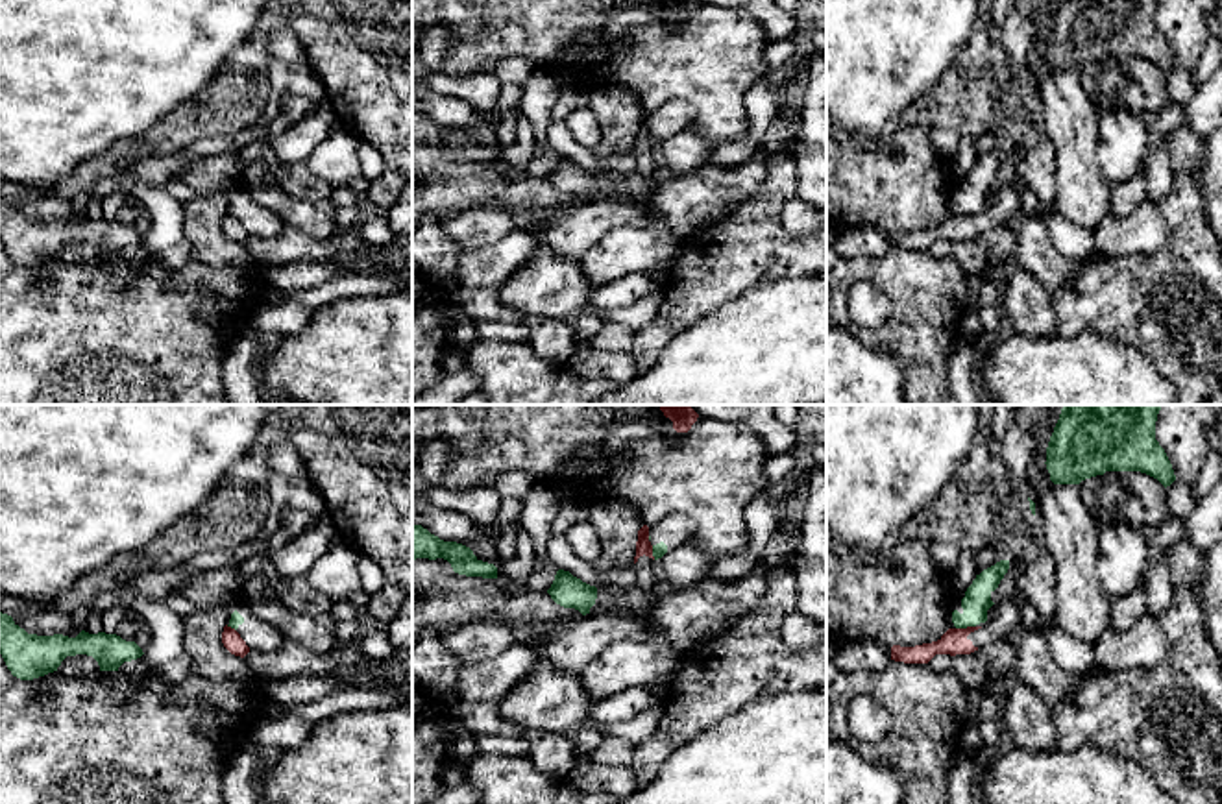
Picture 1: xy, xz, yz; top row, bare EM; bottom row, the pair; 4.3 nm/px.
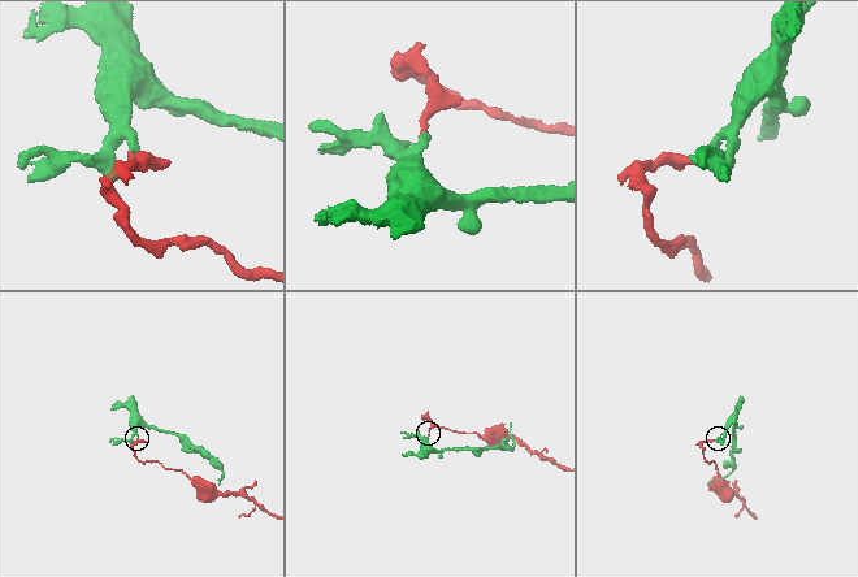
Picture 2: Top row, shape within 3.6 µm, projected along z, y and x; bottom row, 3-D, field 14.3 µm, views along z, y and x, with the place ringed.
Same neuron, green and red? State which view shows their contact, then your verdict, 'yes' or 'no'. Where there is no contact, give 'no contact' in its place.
yz | yes

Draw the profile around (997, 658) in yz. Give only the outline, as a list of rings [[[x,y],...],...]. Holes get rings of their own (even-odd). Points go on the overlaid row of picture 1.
[[[1000,638],[971,654],[952,656],[948,671],[958,676],[967,691],[987,689],[991,682],[1013,671],[1015,660],[1015,640]]]

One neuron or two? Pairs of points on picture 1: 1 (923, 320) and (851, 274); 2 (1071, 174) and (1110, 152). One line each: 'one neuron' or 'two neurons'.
1: one neuron
2: two neurons

